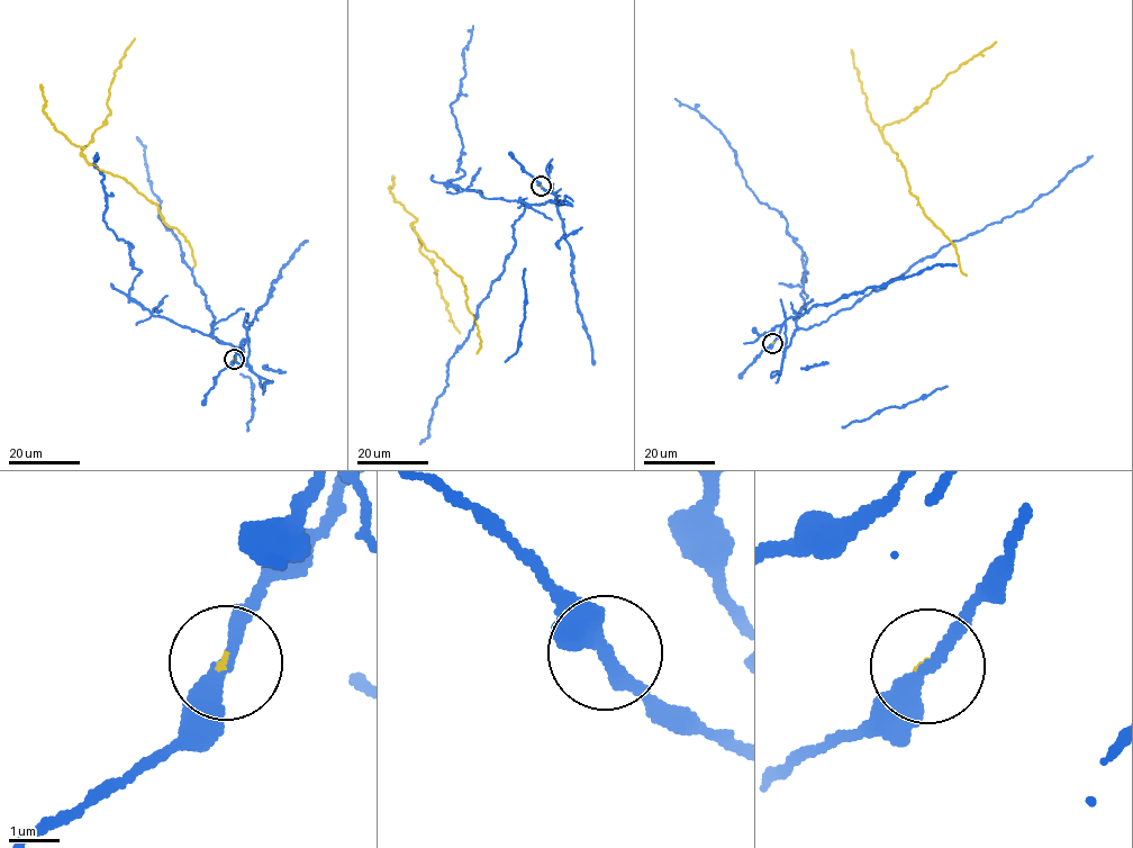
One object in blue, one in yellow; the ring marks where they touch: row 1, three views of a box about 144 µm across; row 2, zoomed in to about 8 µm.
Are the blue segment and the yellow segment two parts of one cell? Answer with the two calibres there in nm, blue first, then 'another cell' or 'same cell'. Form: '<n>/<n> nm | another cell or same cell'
300/60 nm | another cell

